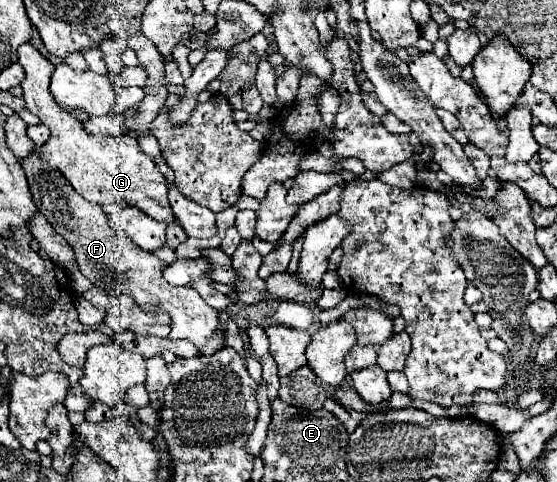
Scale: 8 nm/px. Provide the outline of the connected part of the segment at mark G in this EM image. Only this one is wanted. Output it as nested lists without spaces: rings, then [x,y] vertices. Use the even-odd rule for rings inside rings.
[[[32,43],[22,45],[18,49],[18,63],[24,67],[26,77],[20,83],[24,89],[26,109],[34,113],[40,123],[50,129],[50,139],[38,149],[38,155],[44,163],[58,169],[68,183],[86,200],[99,204],[108,215],[118,213],[124,207],[138,207],[160,223],[170,225],[174,221],[174,213],[168,205],[168,187],[164,183],[162,173],[154,165],[154,161],[140,149],[140,143],[132,135],[106,137],[106,135],[90,135],[82,129],[82,123],[72,115],[64,113],[50,95],[50,75],[54,65],[46,61]]]

